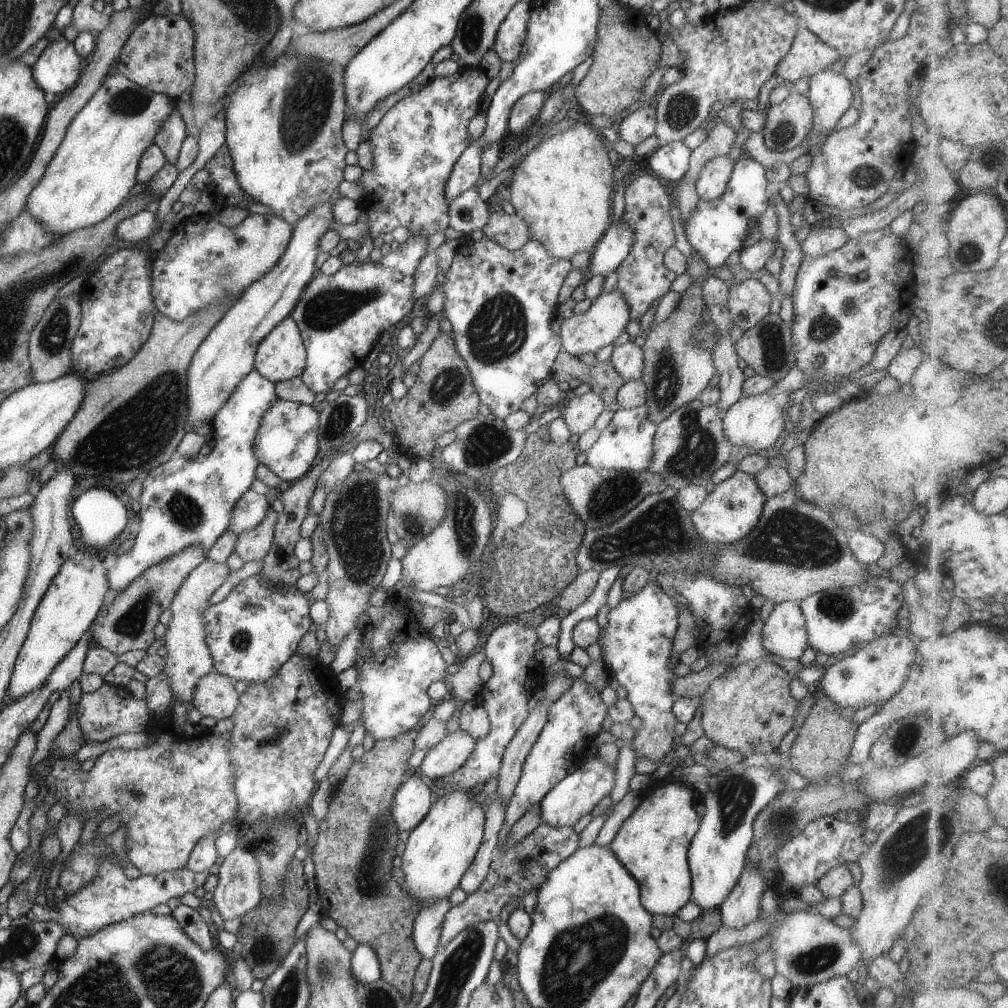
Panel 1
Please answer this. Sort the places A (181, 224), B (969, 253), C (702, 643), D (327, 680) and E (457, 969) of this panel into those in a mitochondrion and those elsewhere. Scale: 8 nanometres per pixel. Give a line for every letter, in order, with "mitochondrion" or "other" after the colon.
A: other
B: mitochondrion
C: other
D: other
E: mitochondrion

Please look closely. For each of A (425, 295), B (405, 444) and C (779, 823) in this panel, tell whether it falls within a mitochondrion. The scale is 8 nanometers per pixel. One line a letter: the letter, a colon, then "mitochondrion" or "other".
A: other
B: other
C: mitochondrion

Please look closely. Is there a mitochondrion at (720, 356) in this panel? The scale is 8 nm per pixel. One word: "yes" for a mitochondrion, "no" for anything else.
no

